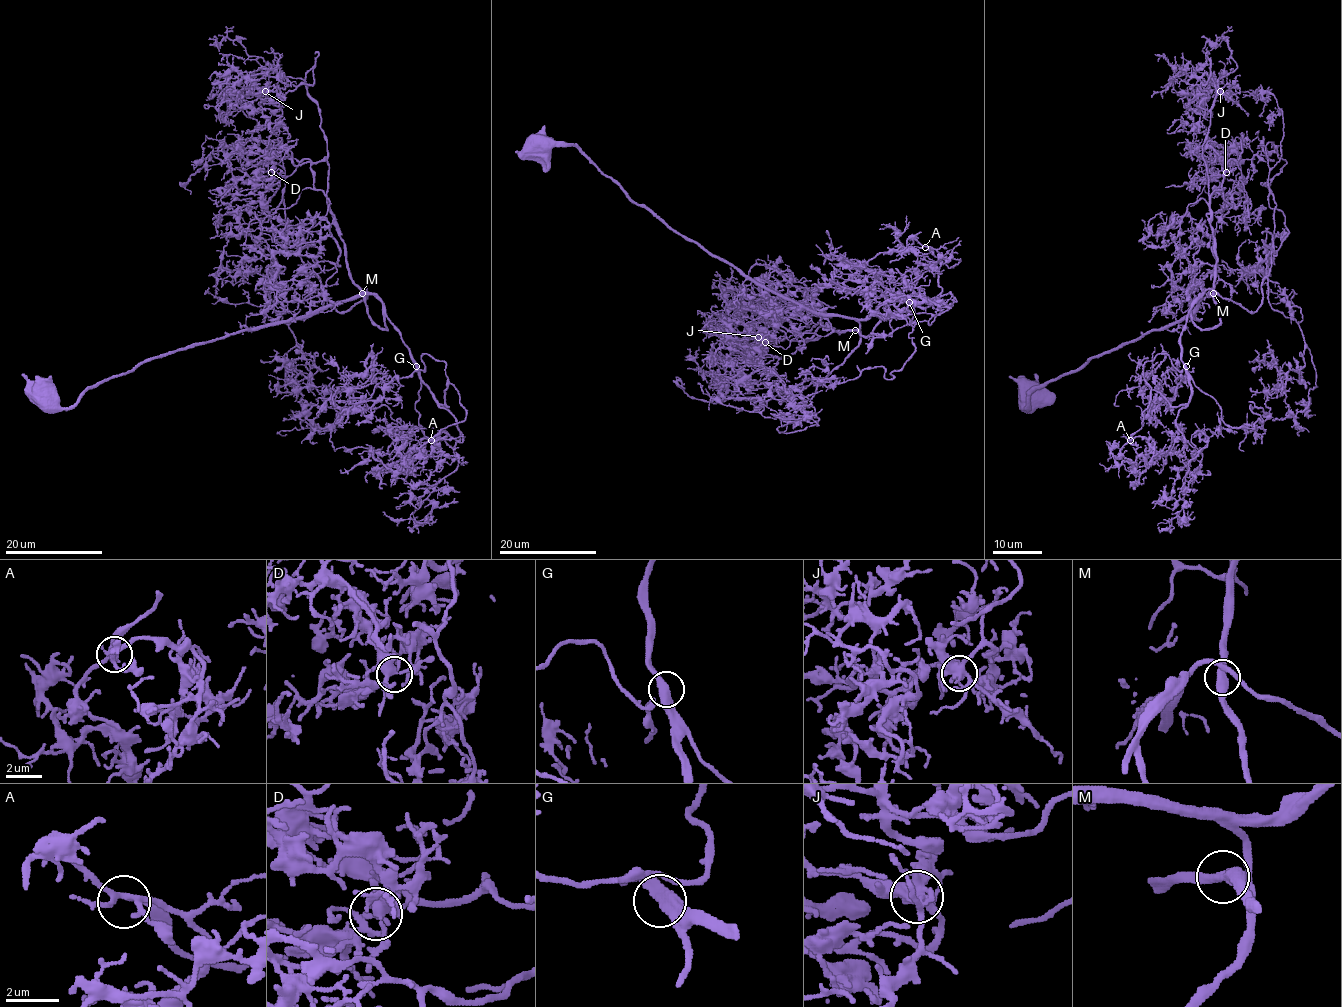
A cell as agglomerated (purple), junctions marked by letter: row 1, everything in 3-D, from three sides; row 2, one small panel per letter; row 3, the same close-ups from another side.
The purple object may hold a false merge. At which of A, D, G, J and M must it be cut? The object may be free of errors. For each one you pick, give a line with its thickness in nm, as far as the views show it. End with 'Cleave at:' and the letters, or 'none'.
Cleave at: none

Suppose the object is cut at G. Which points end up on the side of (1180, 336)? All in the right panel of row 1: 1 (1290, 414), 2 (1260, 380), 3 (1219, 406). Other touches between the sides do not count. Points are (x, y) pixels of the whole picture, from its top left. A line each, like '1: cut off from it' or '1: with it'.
1: with it
2: cut off from it
3: cut off from it

